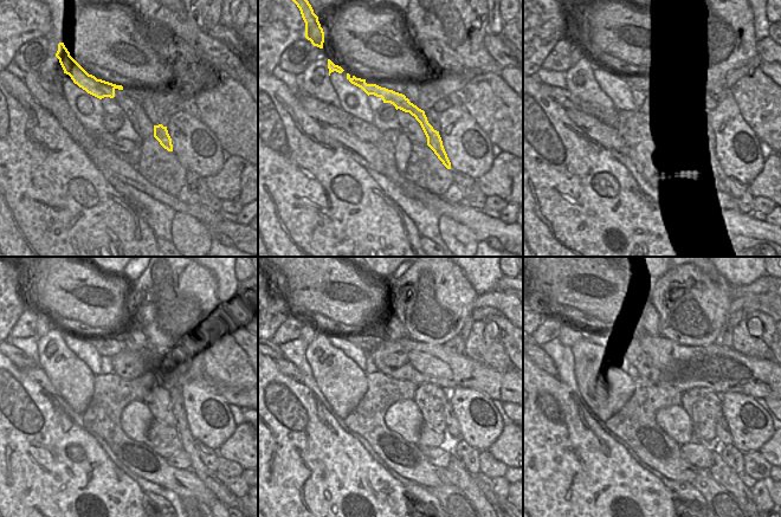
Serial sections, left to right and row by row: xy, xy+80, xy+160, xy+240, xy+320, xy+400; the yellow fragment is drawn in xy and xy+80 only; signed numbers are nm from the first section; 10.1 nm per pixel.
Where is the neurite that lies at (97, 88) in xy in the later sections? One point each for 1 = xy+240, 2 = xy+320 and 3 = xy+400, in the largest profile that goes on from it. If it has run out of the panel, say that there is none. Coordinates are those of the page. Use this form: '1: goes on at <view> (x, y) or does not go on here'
1: goes on at xy+240 (223, 493)
2: goes on at xy+320 (489, 493)
3: does not go on here

